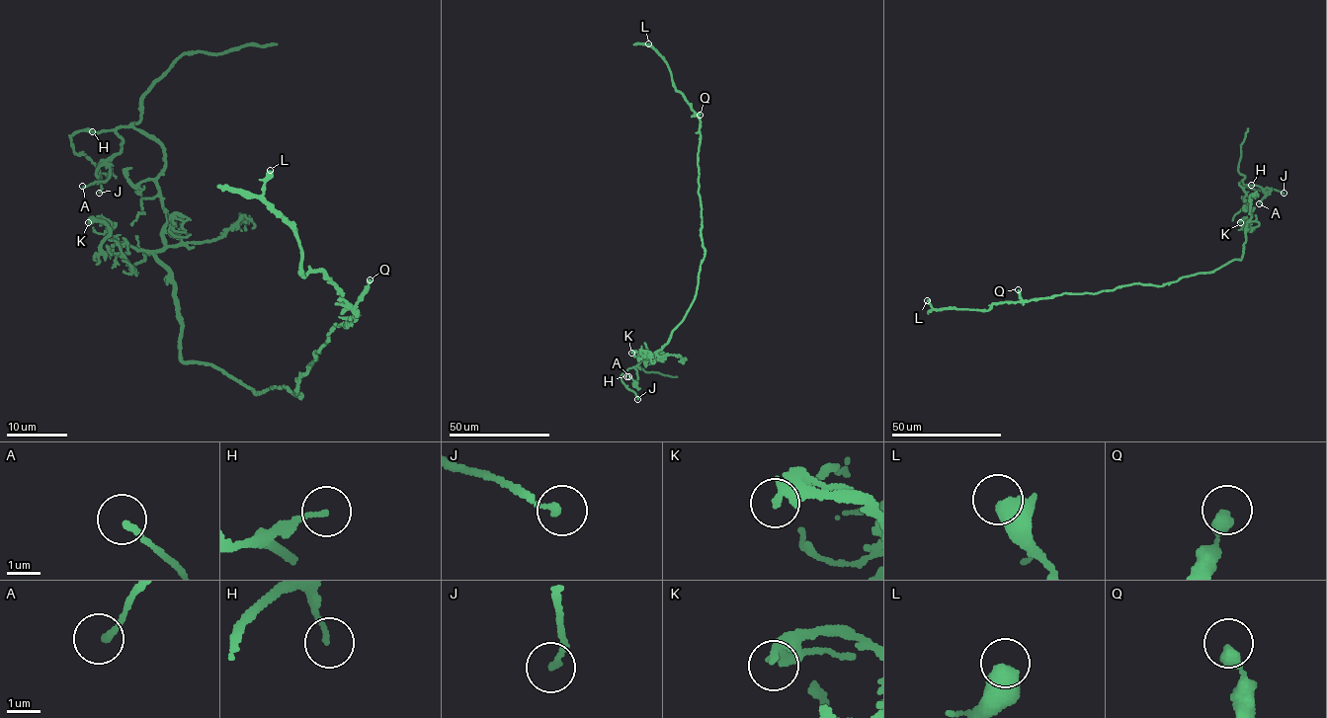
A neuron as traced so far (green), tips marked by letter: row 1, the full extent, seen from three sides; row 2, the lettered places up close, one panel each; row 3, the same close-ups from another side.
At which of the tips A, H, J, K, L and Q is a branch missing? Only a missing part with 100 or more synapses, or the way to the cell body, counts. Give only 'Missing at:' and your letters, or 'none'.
Missing at: none

